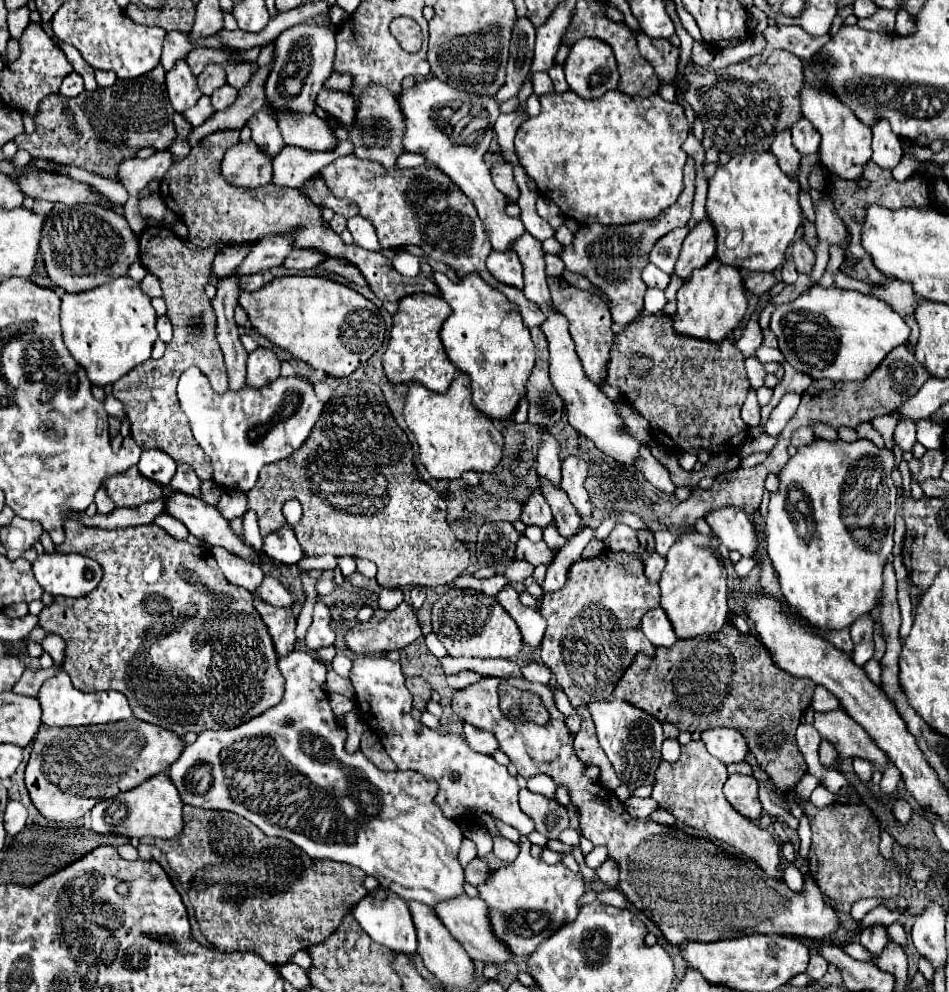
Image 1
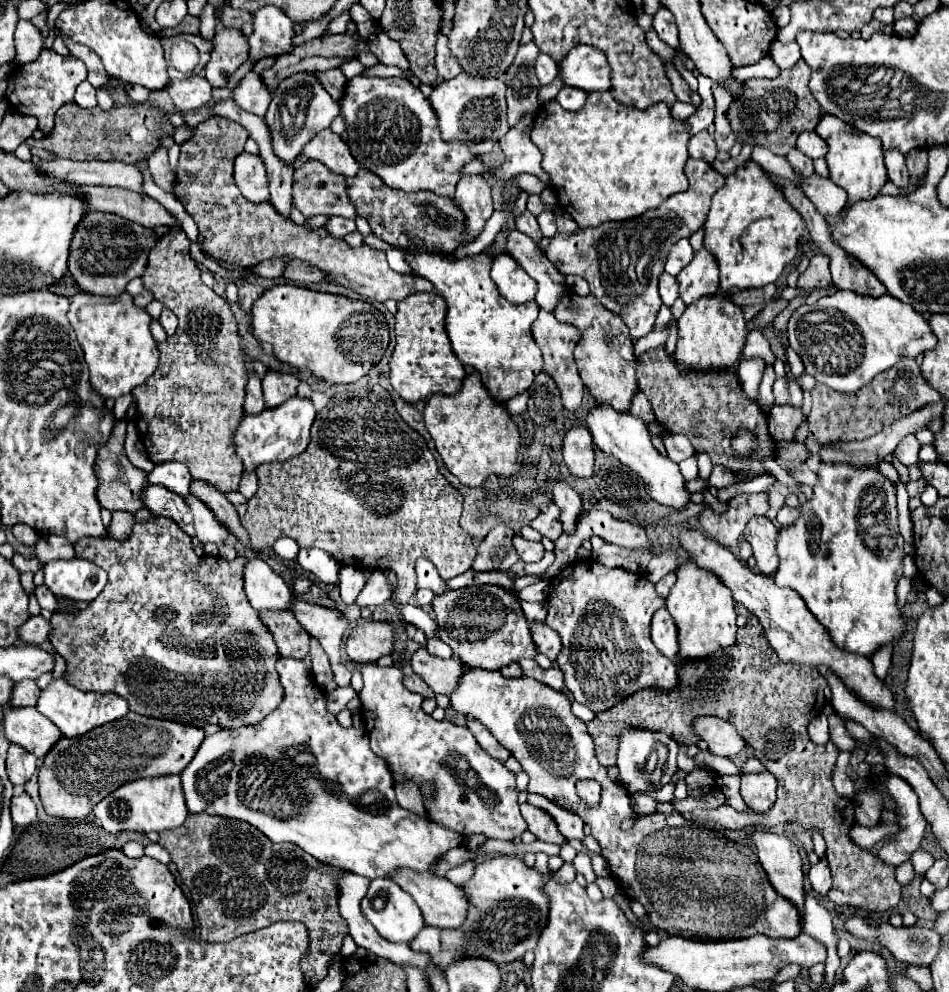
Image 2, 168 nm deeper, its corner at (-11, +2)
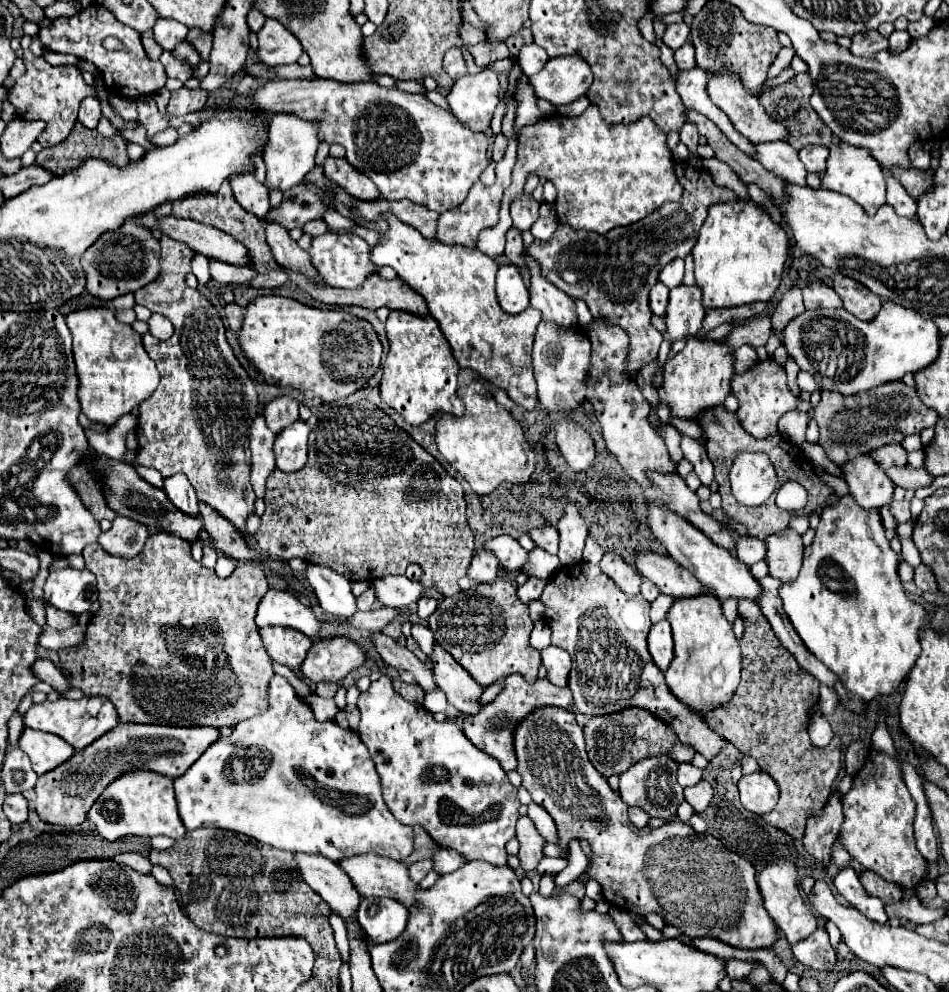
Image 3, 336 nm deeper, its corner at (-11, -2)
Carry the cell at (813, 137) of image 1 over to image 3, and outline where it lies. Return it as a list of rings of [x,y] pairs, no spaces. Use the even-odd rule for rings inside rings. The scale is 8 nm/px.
[[[807,144],[799,150],[799,158],[805,164],[807,172],[823,172],[827,156],[829,156],[829,150],[817,144]]]

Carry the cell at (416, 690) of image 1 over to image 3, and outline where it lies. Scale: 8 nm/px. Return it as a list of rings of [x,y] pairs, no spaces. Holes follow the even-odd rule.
[[[393,680],[393,686],[395,686],[395,690],[397,690],[405,700],[423,706],[423,700],[425,700],[423,688],[419,688],[417,684],[405,684],[405,682],[401,682],[401,680]]]

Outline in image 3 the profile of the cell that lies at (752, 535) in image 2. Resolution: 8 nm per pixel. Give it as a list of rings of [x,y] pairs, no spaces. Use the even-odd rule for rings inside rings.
[[[783,530],[783,534],[767,536],[765,542],[765,562],[769,566],[769,576],[789,582],[799,576],[803,560],[803,542],[801,536],[793,530]]]

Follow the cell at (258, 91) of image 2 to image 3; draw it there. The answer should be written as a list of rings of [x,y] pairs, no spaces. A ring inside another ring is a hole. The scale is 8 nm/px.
[[[269,80],[265,82],[259,90],[255,90],[253,94],[253,104],[251,104],[251,110],[257,112],[257,114],[271,114],[271,112],[295,112],[299,114],[301,118],[307,118],[307,120],[321,120],[321,130],[319,130],[319,138],[325,140],[327,144],[341,144],[347,154],[347,162],[353,164],[357,170],[361,170],[367,178],[371,178],[375,182],[375,186],[379,188],[381,196],[387,198],[387,200],[411,200],[415,204],[421,204],[421,206],[427,206],[429,210],[435,210],[435,212],[445,212],[449,208],[455,208],[457,204],[461,204],[469,192],[469,188],[479,180],[481,172],[485,170],[485,166],[489,164],[489,156],[487,156],[487,136],[485,134],[479,134],[479,132],[471,132],[469,128],[463,128],[463,124],[445,108],[439,108],[435,106],[433,102],[429,102],[423,94],[409,94],[409,92],[401,92],[397,88],[385,88],[385,86],[379,86],[375,82],[363,82],[363,84],[335,84],[335,80]]]

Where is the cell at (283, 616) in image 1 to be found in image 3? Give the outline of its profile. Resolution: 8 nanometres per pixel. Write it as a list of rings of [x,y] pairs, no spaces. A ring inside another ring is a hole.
[[[267,626],[267,628],[261,628],[259,634],[261,634],[267,654],[275,662],[279,662],[291,670],[301,668],[301,664],[307,656],[307,650],[313,644],[309,636],[303,636],[303,632],[295,632],[293,628]]]

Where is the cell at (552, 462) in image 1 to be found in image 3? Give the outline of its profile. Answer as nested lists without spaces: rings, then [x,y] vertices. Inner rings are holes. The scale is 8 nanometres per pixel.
[[[569,502],[565,506],[565,514],[557,522],[559,530],[559,560],[563,566],[567,564],[579,564],[581,552],[587,538],[587,524],[583,516],[579,514],[579,508],[575,502]]]

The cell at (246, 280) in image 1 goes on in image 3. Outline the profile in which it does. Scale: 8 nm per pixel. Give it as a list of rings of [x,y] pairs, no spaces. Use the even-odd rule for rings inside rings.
[[[231,302],[231,304],[225,306],[225,312],[227,312],[227,326],[229,326],[233,332],[239,332],[239,330],[241,330],[241,324],[243,324],[245,308],[239,306],[237,302]]]

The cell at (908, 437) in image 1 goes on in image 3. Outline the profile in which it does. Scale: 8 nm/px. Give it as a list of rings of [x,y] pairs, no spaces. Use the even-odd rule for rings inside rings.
[[[887,444],[881,446],[873,452],[873,458],[881,464],[881,468],[891,468],[891,466],[907,466],[907,452],[901,444]]]

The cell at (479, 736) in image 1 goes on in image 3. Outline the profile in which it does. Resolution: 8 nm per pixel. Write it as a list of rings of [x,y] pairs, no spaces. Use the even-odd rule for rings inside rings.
[[[507,676],[503,692],[491,704],[487,704],[487,708],[483,708],[479,714],[465,716],[463,732],[479,750],[483,750],[489,756],[493,756],[495,760],[499,760],[501,768],[505,772],[509,772],[509,770],[515,770],[515,766],[517,766],[517,758],[515,758],[515,750],[513,750],[515,724],[539,706],[567,708],[571,702],[573,702],[573,696],[571,696],[569,688],[555,688],[555,684],[551,684],[545,678],[537,678],[535,682],[527,684],[527,680],[523,680],[523,676]]]

